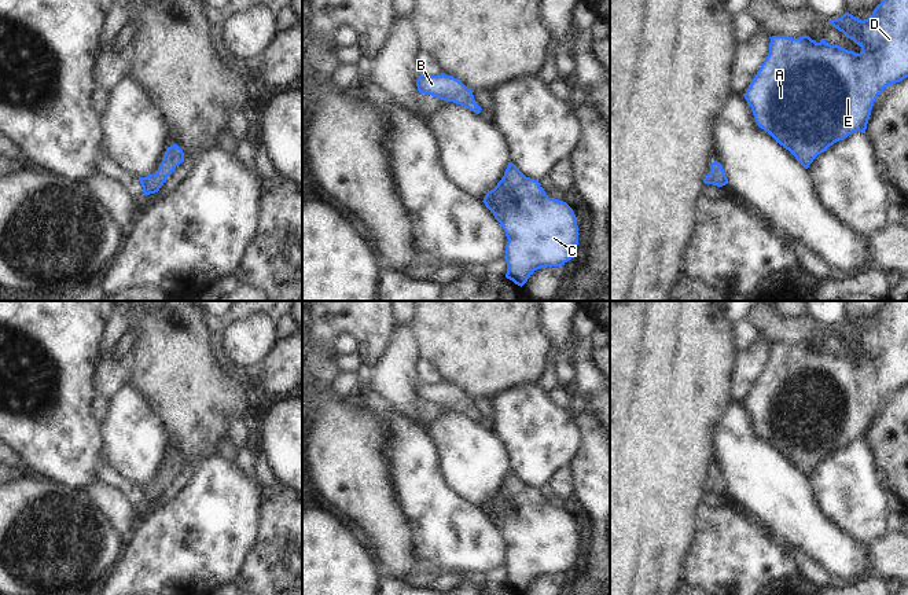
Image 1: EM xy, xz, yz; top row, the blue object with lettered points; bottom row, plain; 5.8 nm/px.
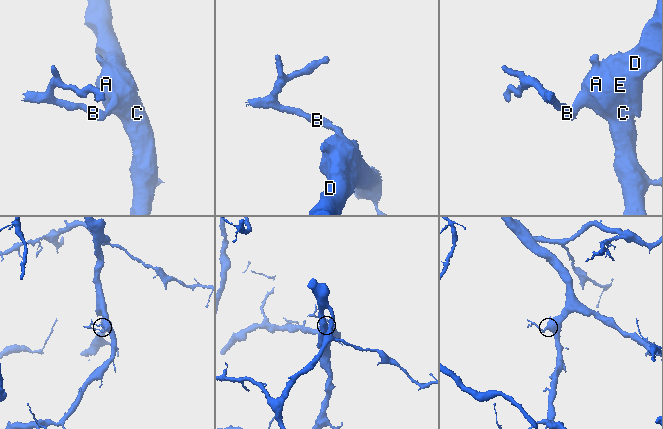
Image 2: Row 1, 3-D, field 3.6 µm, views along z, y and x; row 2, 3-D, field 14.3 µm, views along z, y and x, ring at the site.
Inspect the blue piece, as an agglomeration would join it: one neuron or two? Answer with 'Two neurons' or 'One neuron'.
One neuron

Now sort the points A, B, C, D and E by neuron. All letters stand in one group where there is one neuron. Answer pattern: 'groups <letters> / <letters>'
groups A B C D E

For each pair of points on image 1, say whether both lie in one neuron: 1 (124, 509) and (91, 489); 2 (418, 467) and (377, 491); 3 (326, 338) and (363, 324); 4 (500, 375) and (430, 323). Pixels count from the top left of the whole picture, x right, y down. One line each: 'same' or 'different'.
1: same
2: different
3: same
4: same

